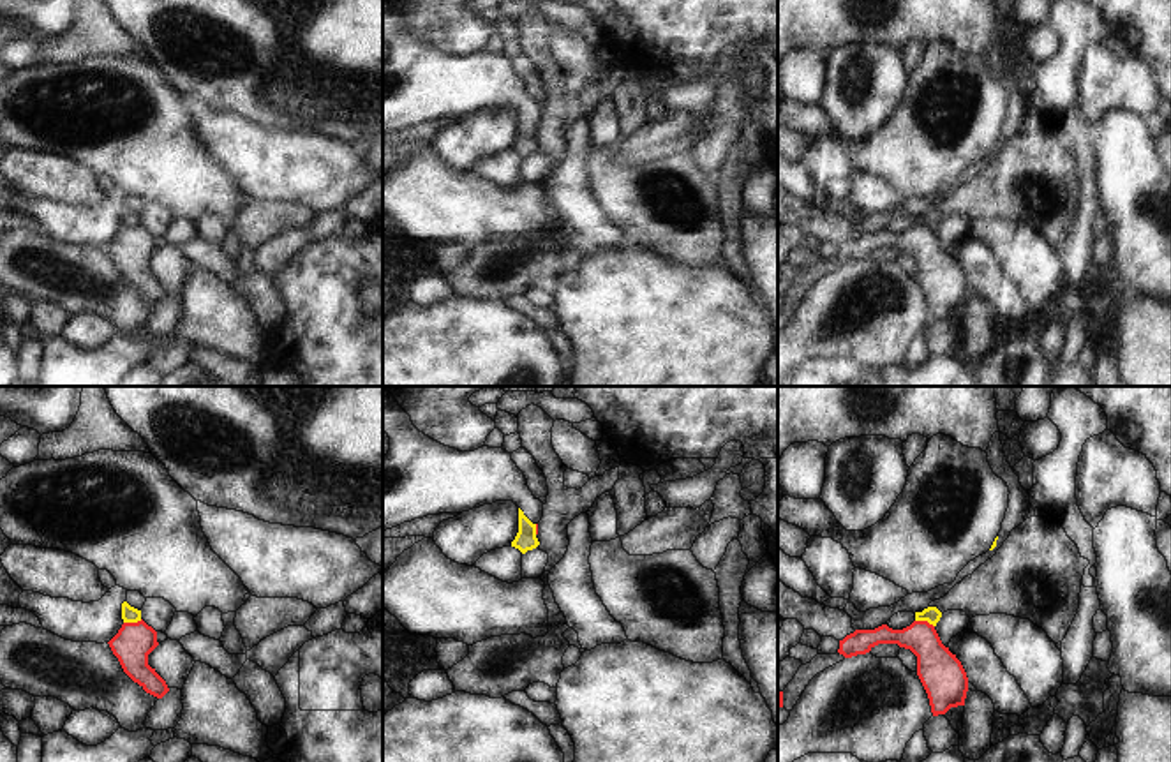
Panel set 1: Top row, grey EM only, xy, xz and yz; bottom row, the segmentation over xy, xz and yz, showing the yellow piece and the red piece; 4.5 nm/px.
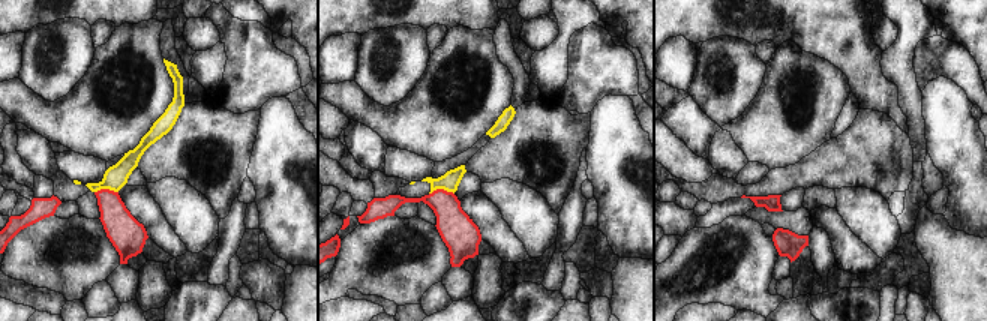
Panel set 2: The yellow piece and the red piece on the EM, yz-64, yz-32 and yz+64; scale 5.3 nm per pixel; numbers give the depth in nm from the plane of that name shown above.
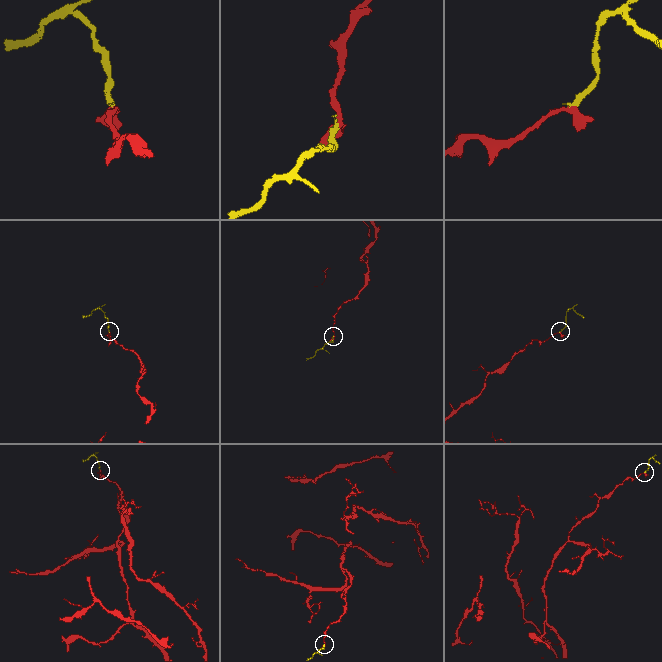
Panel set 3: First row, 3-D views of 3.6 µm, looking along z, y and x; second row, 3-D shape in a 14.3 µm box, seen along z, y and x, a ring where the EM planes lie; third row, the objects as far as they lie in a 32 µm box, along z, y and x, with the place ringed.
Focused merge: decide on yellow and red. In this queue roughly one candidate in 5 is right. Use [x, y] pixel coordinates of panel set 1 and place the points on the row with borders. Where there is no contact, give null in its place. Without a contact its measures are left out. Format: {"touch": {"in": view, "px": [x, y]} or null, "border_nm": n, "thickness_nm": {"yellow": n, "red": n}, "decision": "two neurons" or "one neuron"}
{"touch": {"in": "yz", "px": [924, 620]}, "border_nm": 90, "thickness_nm": {"yellow": 80, "red": 190}, "decision": "two neurons"}

